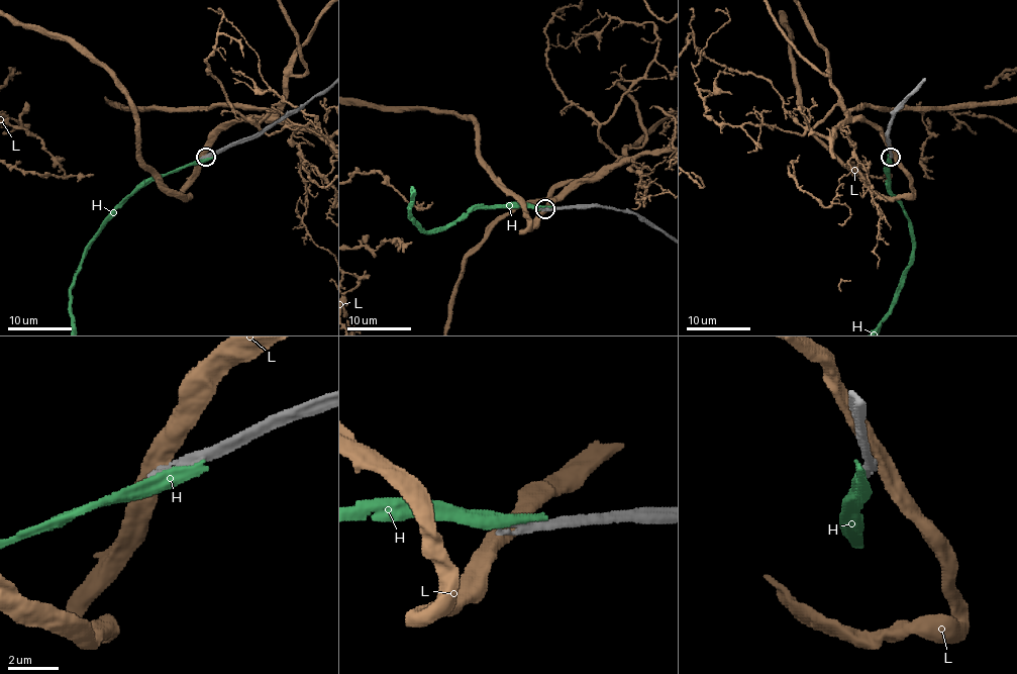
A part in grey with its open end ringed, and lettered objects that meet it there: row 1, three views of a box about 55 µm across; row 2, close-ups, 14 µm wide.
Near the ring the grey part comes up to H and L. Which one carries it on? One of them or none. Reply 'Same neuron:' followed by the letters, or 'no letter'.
Same neuron: no letter

